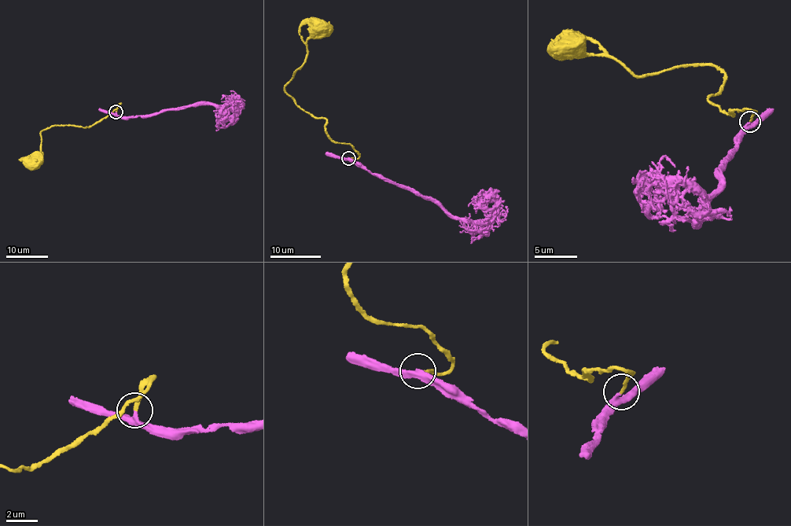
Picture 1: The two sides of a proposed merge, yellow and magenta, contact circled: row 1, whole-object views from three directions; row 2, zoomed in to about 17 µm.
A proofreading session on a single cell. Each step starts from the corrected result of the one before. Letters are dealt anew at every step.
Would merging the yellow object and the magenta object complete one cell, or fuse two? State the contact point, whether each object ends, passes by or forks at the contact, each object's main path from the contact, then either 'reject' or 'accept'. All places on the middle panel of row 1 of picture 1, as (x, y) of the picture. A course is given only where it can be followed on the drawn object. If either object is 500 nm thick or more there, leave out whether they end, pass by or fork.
place (348, 158); yellow ends; magenta passes by; course yellow (348, 158), (358, 157), (354, 147), (329, 137), (326, 121), (285, 89), (321, 27); course magenta (348, 158), (430, 198), (452, 215), (485, 220), (495, 211), (493, 201), (480, 199), (468, 206); accept

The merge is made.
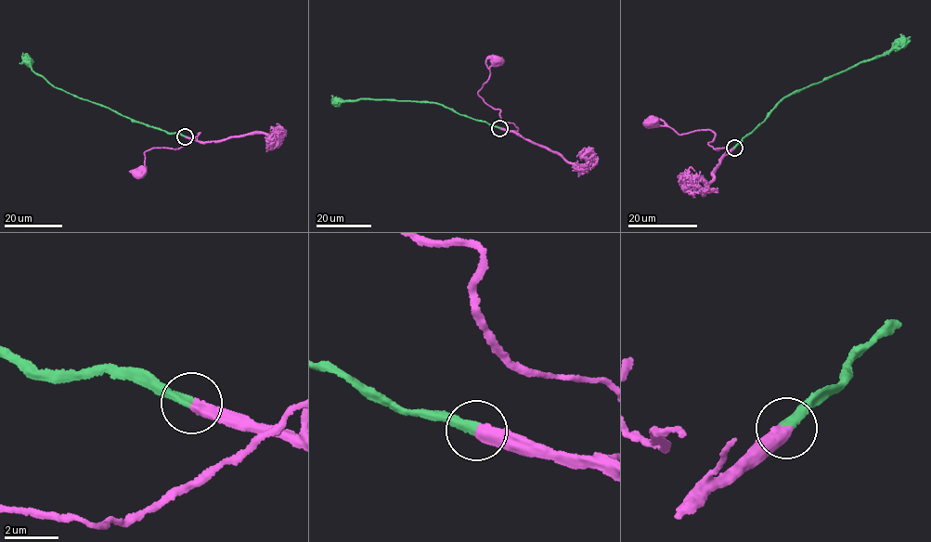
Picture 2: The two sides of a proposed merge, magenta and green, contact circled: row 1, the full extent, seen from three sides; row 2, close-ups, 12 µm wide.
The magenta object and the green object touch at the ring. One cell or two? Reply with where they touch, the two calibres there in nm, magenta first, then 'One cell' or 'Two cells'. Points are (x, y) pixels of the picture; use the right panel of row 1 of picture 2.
Place: (734, 148). Thickness 500 nm (magenta) against 360 nm. One cell

